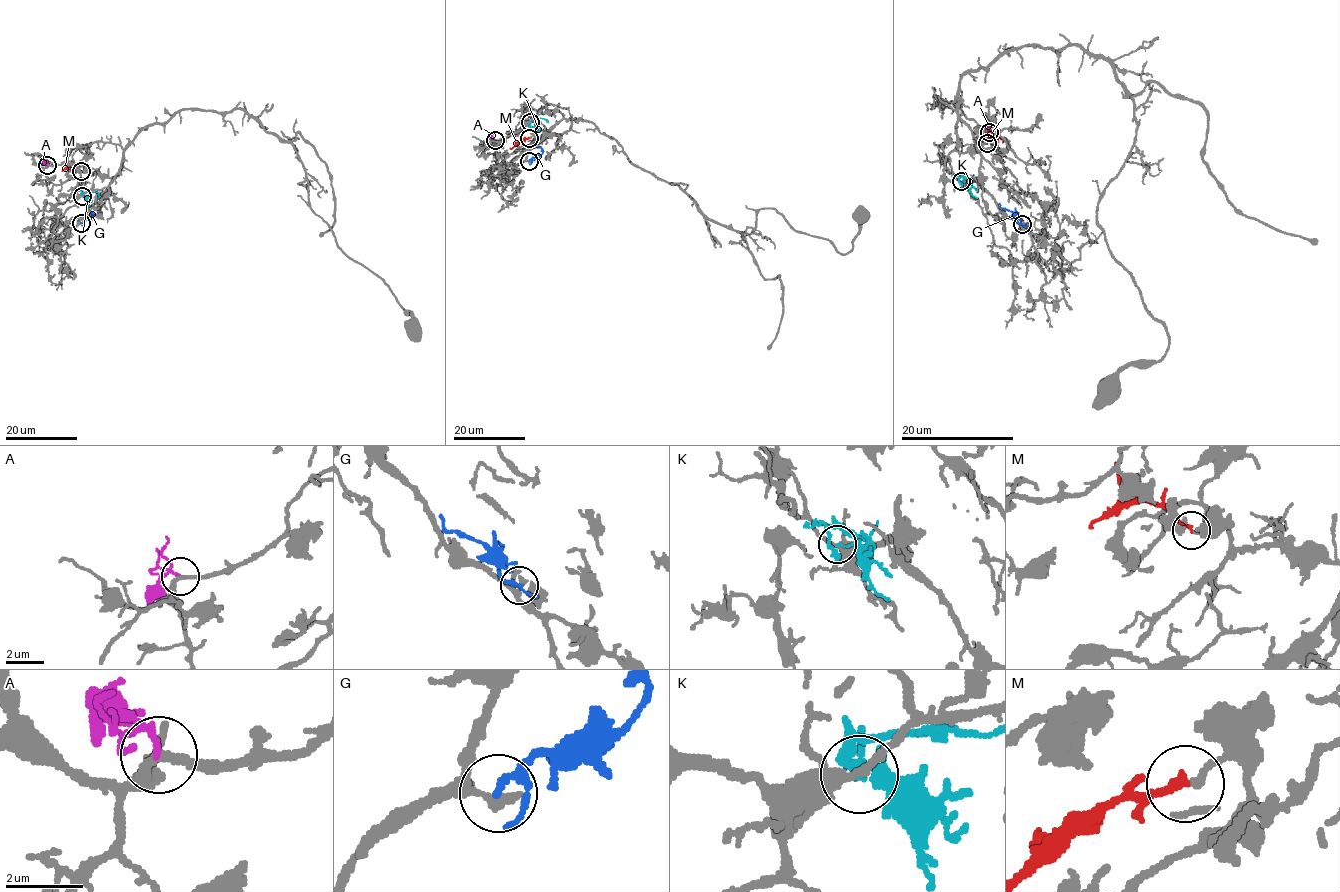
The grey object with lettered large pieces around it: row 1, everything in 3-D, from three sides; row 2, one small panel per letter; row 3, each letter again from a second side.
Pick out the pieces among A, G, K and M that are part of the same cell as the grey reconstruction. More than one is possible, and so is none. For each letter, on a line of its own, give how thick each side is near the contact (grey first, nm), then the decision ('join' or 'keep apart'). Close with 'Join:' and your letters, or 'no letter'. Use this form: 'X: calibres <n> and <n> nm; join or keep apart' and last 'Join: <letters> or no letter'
A: calibres 240 and 100 nm; keep apart
G: calibres 260 and 150 nm; keep apart
K: calibres 240 and 110 nm; keep apart
M: calibres 180 and 240 nm; keep apart
Join: no letter

